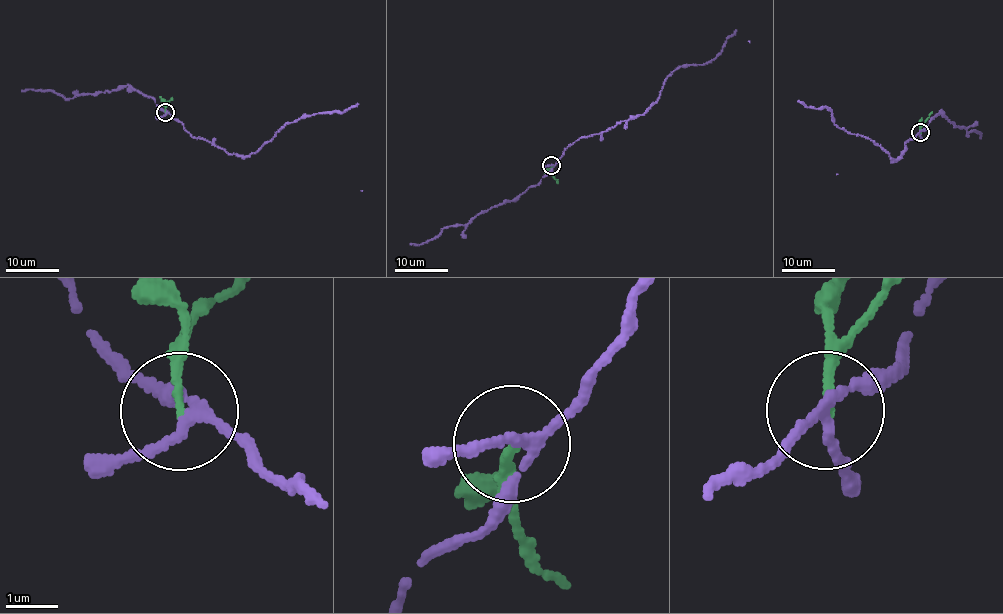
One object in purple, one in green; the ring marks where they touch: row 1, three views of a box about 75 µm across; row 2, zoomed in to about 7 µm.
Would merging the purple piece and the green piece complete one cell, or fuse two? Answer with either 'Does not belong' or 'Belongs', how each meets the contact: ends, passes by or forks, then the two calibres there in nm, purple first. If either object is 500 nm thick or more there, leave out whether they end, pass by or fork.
Does not belong. At the ring purple forks. At the ring green ends. Thickness 170 nm (purple) against 170 nm

